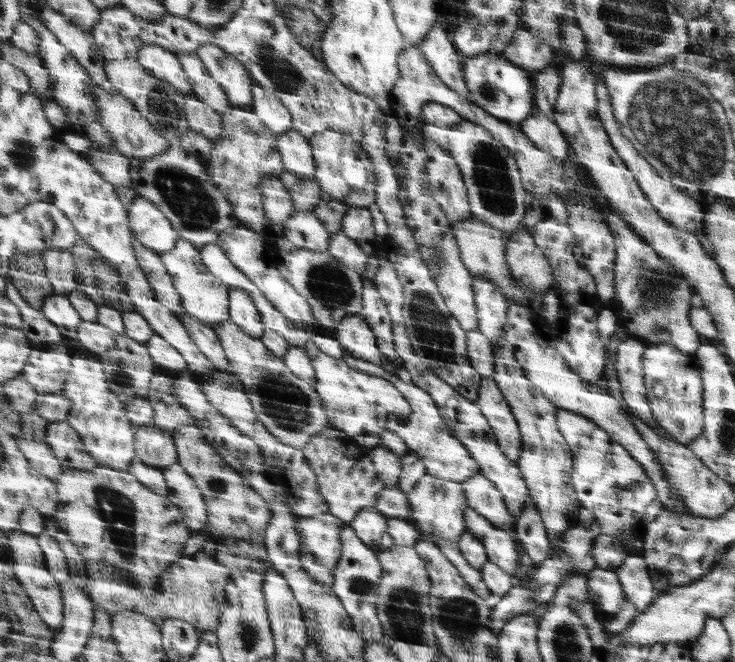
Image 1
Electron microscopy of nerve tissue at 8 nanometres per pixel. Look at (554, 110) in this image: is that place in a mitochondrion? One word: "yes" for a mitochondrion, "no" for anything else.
no

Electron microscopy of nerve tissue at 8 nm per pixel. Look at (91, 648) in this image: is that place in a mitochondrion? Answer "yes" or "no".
no

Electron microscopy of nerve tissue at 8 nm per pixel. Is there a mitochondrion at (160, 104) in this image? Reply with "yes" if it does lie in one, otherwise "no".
yes

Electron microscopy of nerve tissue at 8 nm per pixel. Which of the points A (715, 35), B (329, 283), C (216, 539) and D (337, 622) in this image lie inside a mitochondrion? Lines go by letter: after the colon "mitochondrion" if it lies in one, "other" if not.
A: other
B: mitochondrion
C: other
D: other

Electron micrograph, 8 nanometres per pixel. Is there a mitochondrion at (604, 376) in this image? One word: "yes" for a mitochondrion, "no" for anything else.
no

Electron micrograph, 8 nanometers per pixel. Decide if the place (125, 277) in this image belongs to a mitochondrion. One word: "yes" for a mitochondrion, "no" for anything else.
no

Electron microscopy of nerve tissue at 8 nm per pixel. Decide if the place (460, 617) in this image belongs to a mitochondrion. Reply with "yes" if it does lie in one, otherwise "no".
yes

